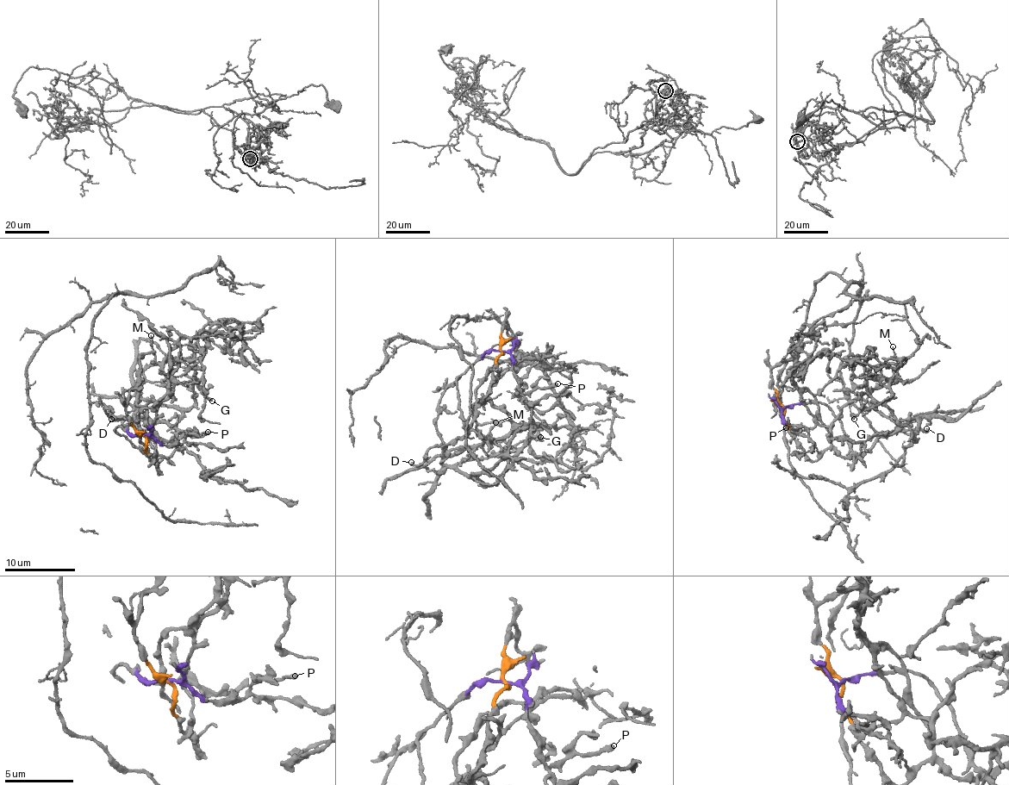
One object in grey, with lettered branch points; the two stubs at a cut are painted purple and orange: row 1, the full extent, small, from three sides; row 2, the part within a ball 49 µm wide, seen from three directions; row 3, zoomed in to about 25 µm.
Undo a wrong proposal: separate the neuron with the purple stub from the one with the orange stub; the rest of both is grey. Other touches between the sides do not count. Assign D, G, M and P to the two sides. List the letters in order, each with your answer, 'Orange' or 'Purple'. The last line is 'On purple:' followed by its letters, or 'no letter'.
D: Orange
G: Purple
M: Purple
P: Purple
On purple: G, M, P

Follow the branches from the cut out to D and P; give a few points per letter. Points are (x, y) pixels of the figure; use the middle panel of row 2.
D: (501, 352), (485, 396), (468, 432), (456, 440), (435, 445), (428, 451), (422, 463), (411, 461)
P: (501, 352), (508, 352), (520, 391), (529, 393), (534, 389), (545, 389), (557, 383)

